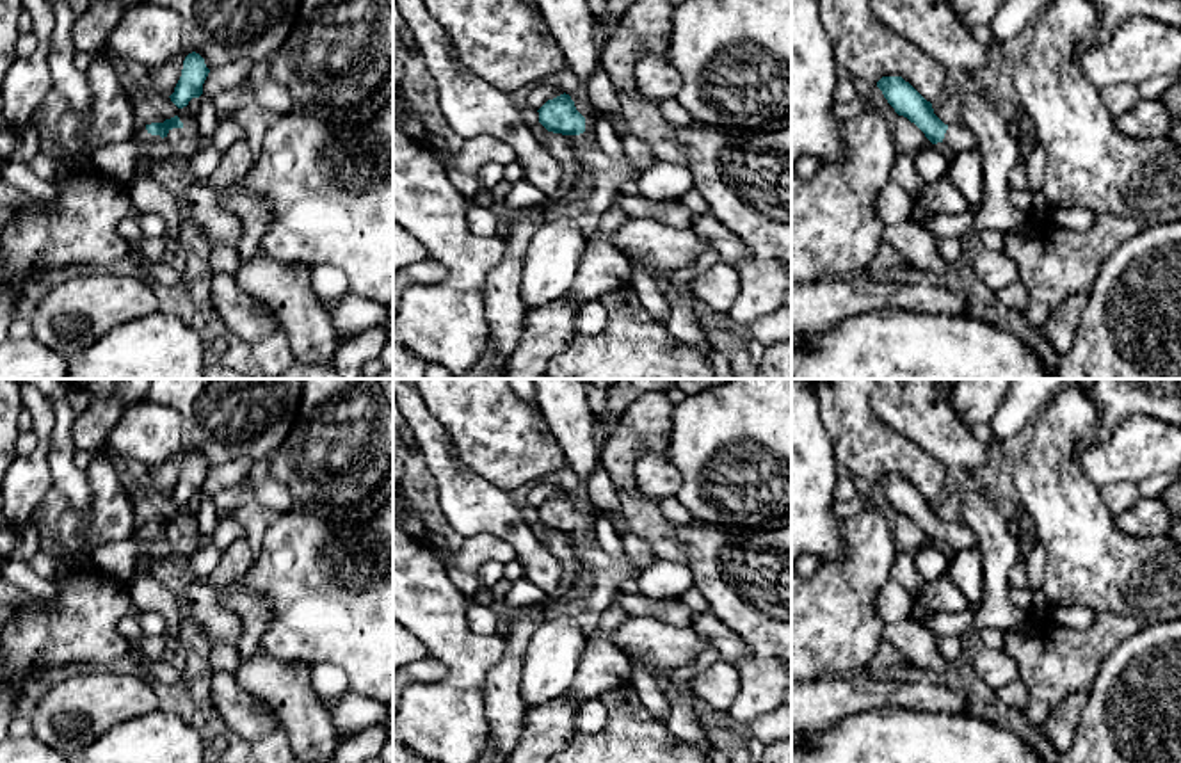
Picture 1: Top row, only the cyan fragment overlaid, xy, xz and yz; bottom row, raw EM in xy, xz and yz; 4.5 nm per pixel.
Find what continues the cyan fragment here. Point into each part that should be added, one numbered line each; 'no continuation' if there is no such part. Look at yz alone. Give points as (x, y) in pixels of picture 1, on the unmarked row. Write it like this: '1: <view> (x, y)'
1: yz (959, 538)

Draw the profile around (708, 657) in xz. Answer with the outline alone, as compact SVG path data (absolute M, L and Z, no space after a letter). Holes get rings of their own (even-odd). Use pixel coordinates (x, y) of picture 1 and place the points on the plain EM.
M708 647L690 665L672 669L671 678L674 681L690 683L692 678L697 672L711 667L717 660L719 660L717 649L715 647Z

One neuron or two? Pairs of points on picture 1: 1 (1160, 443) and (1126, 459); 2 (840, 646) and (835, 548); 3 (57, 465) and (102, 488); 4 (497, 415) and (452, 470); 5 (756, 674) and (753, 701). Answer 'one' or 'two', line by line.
1: one
2: two
3: two
4: two
5: one

